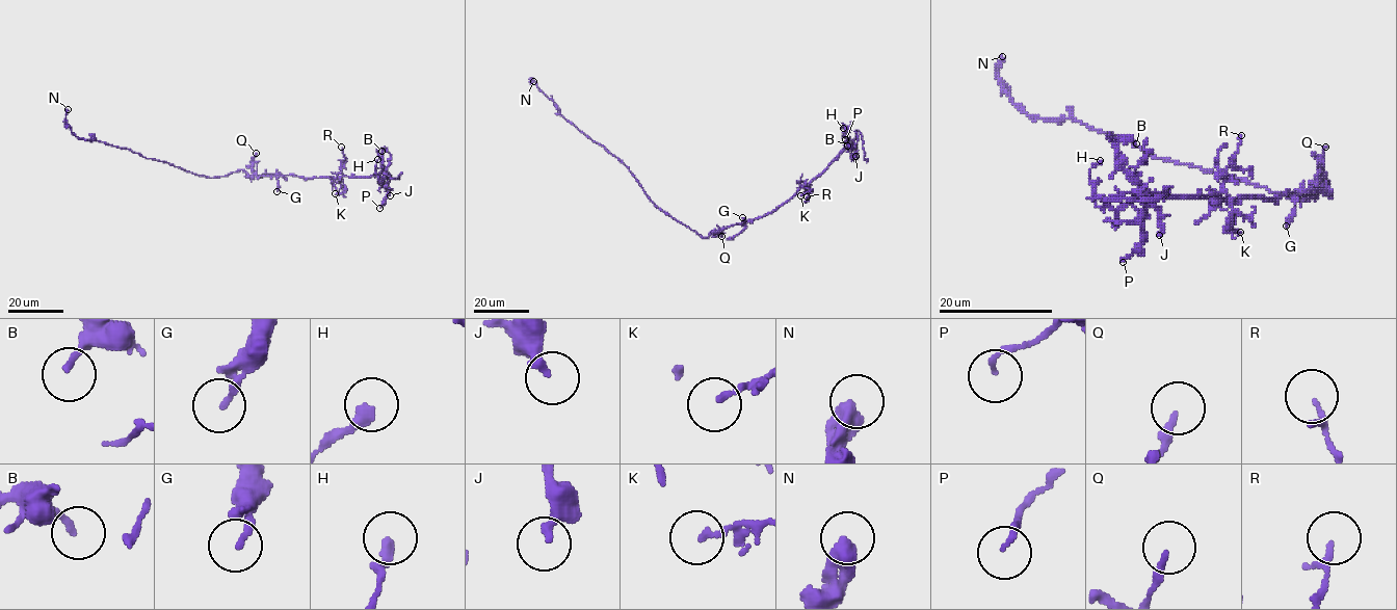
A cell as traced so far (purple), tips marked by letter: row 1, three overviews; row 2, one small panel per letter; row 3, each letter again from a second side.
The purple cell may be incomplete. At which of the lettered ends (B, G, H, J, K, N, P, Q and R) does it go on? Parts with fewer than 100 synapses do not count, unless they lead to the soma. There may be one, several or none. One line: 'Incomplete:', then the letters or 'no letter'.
Incomplete: no letter

